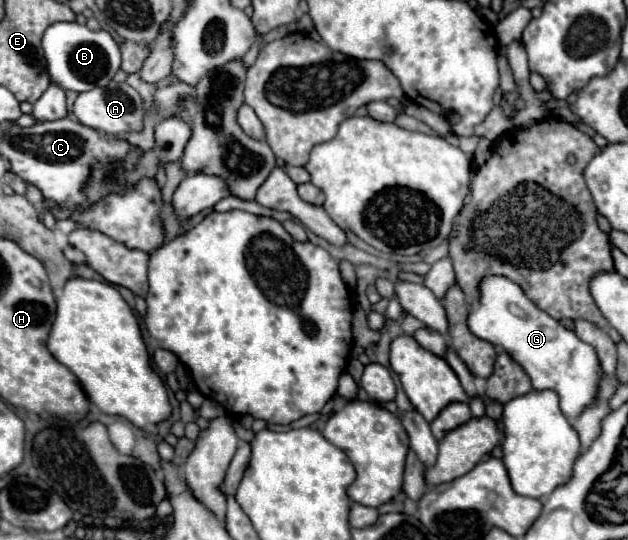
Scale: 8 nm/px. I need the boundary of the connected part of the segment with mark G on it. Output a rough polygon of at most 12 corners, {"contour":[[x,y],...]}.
{"contour":[[484,276],[474,336],[504,348],[534,390],[578,416],[598,356],[506,276]]}

